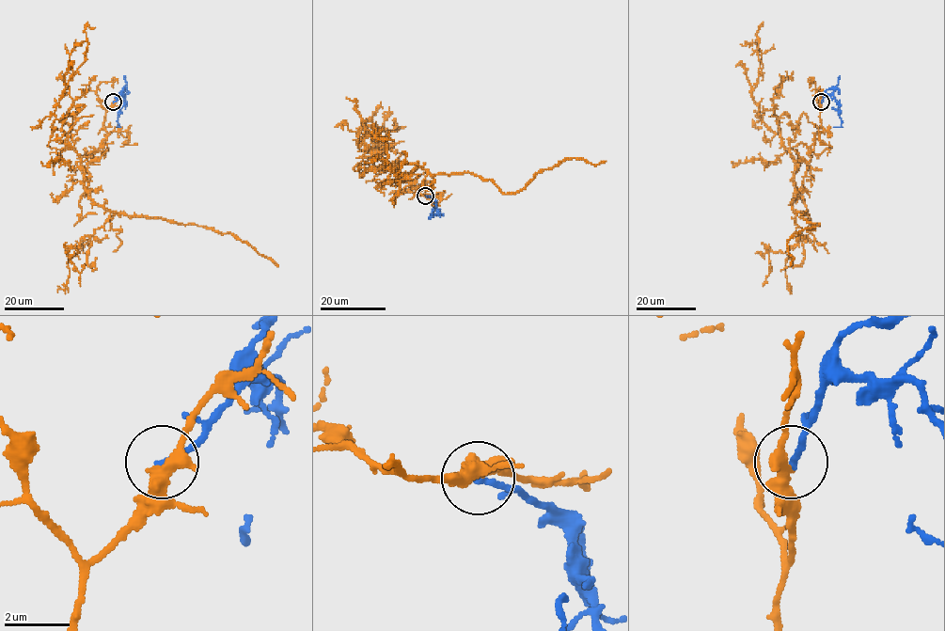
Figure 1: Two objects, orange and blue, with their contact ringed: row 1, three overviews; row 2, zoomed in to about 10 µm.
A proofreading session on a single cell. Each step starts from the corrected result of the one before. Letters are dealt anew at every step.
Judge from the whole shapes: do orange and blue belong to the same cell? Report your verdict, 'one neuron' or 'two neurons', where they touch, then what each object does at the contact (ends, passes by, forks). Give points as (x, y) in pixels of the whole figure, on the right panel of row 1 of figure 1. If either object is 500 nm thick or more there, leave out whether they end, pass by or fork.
two neurons; place (821, 102); orange passes by; blue ends

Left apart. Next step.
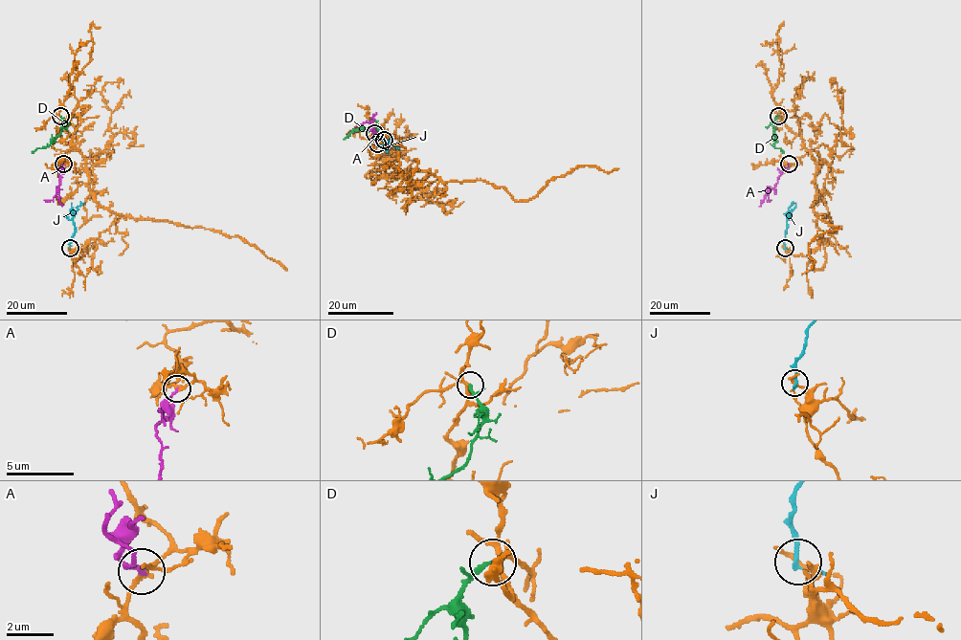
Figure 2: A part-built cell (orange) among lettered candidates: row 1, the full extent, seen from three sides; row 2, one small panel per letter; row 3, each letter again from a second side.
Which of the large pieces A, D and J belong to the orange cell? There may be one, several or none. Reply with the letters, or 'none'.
A, D

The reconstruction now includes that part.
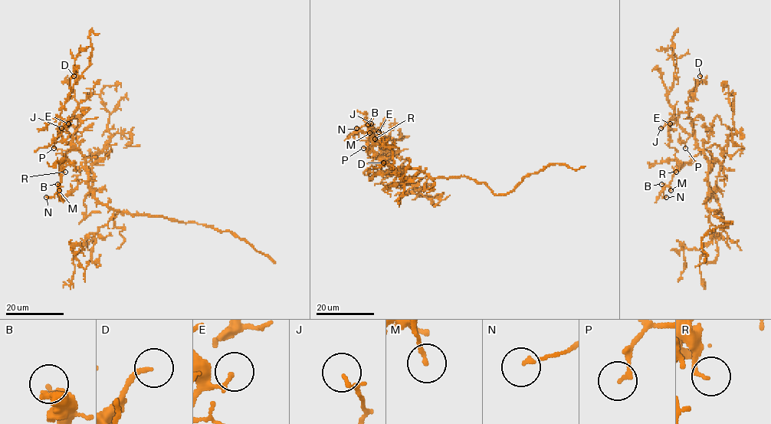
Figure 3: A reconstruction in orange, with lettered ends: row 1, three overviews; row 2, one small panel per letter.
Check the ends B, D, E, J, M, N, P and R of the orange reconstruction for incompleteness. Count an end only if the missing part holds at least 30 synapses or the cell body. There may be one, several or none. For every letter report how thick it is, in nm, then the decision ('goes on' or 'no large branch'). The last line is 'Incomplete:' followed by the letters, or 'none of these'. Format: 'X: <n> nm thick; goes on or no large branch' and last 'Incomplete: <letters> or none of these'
B: 140 nm thick; no large branch
D: 150 nm thick; goes on
E: 150 nm thick; no large branch
J: 140 nm thick; no large branch
M: 120 nm thick; no large branch
N: 120 nm thick; no large branch
P: 150 nm thick; goes on
R: 120 nm thick; no large branch
Incomplete: D, P

